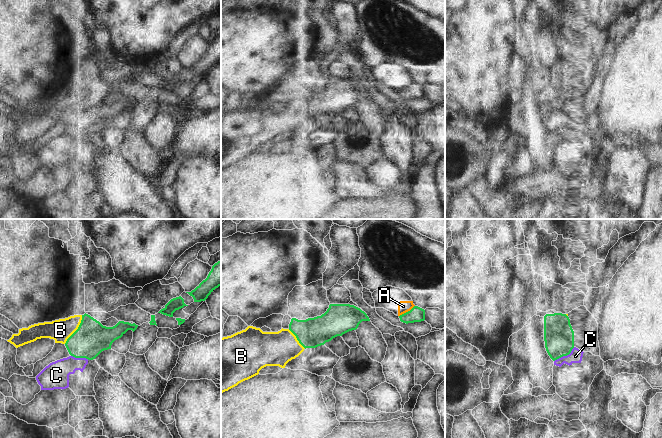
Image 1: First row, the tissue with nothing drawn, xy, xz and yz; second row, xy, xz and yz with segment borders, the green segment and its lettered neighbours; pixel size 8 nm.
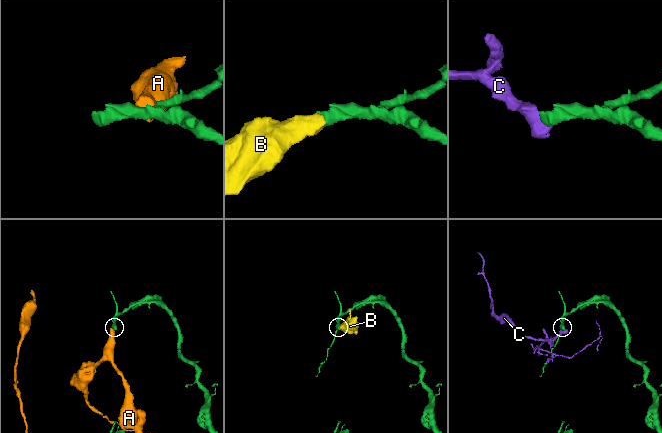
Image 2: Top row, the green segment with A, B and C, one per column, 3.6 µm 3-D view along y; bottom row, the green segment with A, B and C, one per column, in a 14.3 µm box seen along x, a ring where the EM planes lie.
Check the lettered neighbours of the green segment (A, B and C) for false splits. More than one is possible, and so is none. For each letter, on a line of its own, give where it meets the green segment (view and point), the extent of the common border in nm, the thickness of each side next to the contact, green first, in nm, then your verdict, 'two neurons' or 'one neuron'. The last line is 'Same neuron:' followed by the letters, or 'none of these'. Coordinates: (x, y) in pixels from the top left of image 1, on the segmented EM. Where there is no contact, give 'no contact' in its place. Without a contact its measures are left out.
A: meets green in xz at (406, 312); contact 160 nm long; 120 nm thick on the green side, 100 nm on the other; two neurons
B: meets green in xy at (77, 329); contact 280 nm long; 280 nm thick on the green side, 180 nm on the other; one neuron
C: meets green in yz at (564, 355); contact 200 nm long; 240 nm thick on the green side, 100 nm on the other; two neurons
Same neuron: B

